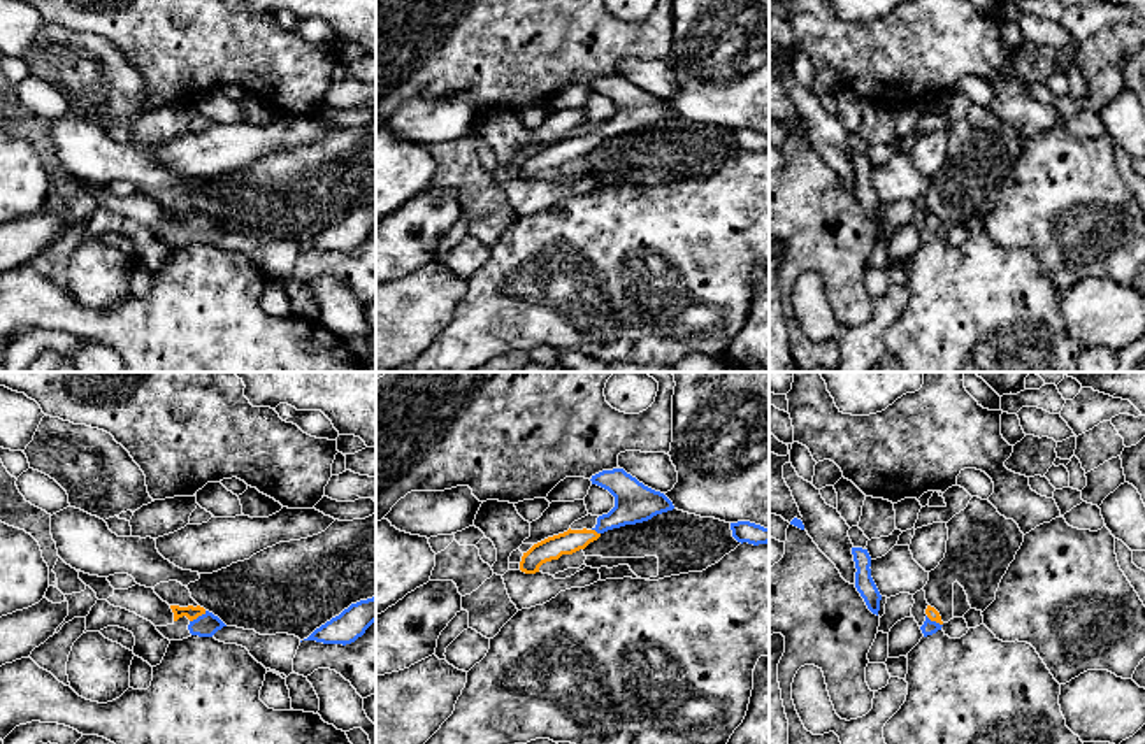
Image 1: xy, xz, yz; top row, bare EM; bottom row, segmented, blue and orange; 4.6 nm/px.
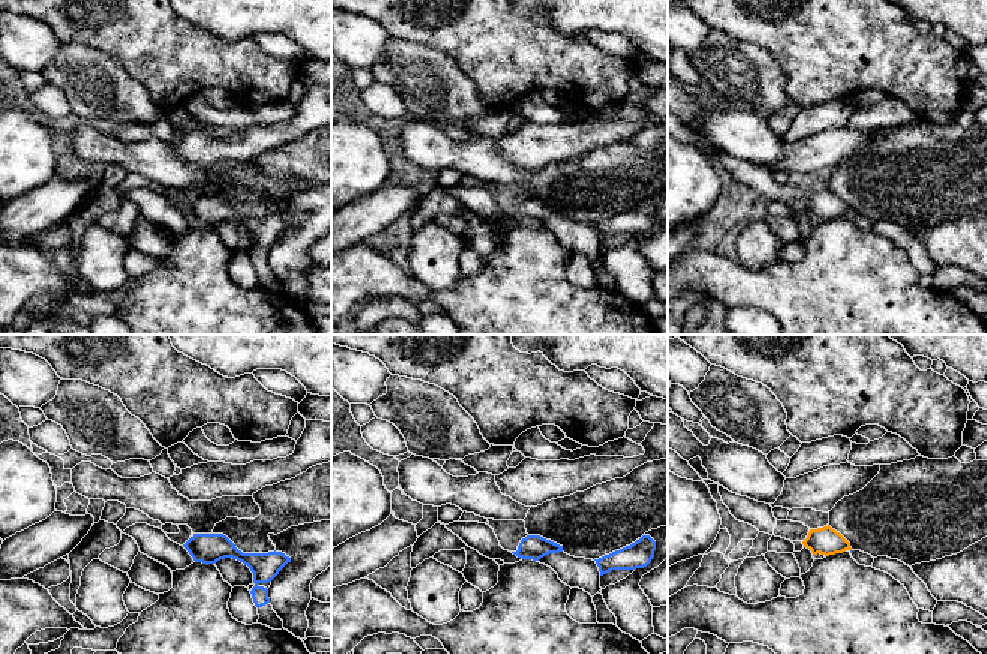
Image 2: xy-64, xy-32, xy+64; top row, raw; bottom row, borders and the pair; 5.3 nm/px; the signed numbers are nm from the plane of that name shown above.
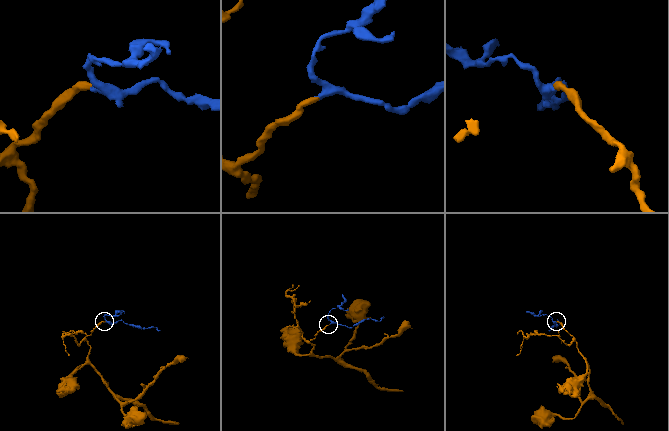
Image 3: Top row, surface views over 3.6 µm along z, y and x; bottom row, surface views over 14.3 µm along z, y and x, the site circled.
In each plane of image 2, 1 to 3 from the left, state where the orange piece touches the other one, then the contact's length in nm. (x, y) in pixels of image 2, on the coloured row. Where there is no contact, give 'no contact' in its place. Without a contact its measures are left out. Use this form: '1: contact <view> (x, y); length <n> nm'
1: no contact
2: no contact
3: no contact

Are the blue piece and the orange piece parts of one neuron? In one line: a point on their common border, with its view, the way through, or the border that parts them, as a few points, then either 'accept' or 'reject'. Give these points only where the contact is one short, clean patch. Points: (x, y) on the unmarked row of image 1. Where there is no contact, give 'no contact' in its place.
meets blue in xy at (199, 223); runs through xy (206, 232), (199, 223), (192, 220); accept

